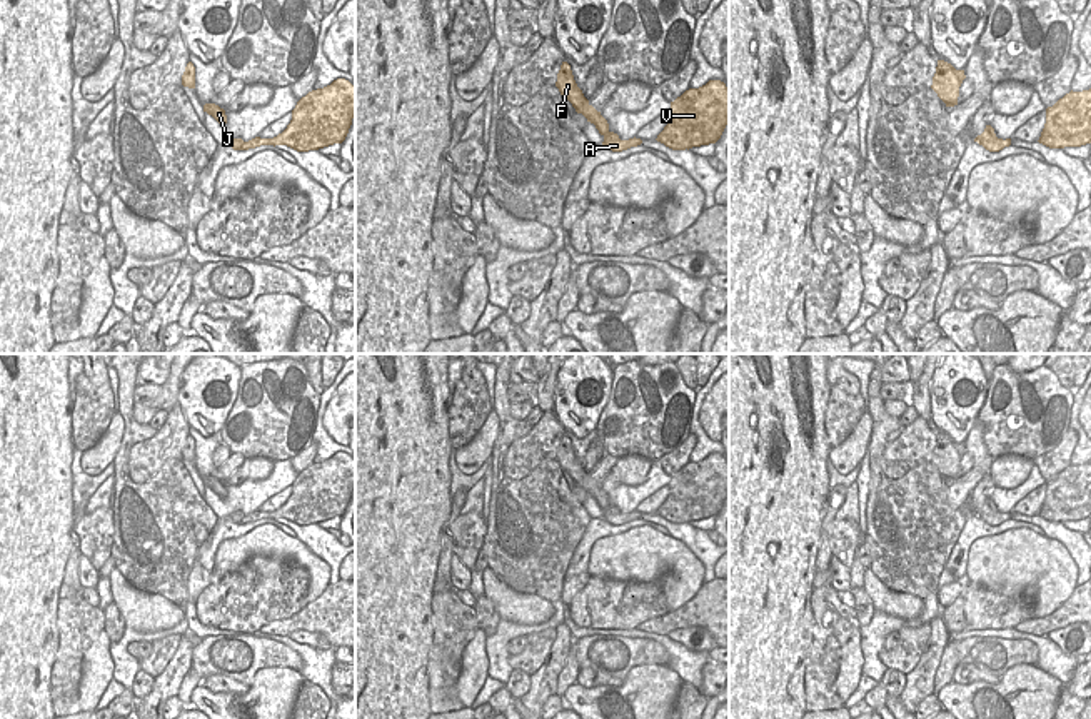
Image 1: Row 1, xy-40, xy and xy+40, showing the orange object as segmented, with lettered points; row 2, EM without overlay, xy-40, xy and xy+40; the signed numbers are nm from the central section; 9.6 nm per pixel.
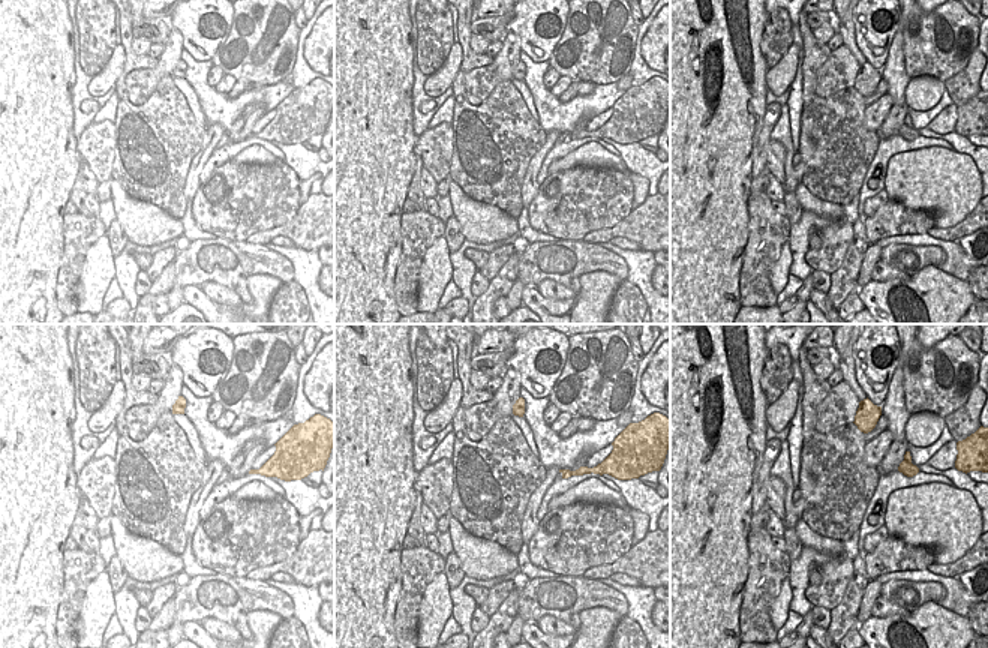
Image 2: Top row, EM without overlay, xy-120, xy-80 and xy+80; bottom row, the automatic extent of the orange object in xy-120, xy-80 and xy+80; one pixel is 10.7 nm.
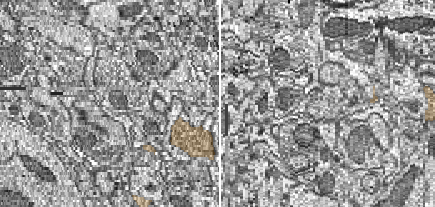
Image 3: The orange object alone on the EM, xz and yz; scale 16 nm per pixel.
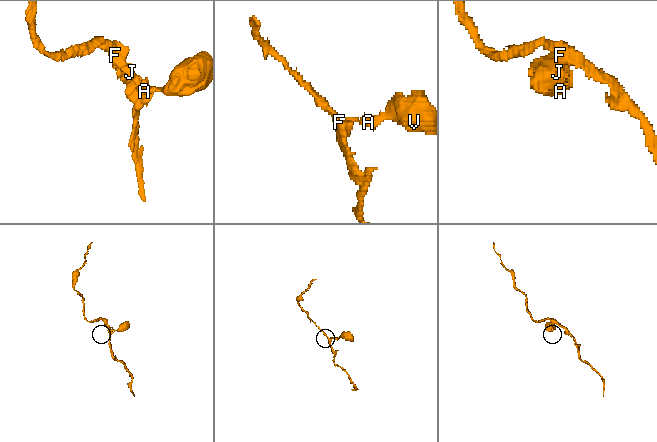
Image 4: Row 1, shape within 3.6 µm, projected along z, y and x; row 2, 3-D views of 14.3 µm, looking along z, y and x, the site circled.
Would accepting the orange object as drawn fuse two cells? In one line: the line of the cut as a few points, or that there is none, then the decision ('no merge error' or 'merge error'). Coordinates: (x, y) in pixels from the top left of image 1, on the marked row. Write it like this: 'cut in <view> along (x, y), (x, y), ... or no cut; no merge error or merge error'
no cut; no merge error

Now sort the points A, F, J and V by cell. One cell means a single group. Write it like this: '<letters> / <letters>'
A F J V

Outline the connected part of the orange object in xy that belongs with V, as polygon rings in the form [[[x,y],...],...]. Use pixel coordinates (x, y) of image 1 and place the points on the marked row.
[[[721,80],[689,88],[669,108],[669,122],[657,142],[672,150],[716,143],[729,122],[729,90]]]

